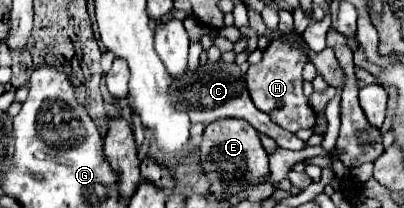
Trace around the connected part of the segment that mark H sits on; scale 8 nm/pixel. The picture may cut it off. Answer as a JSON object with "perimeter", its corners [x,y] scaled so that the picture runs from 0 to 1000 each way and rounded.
{"perimeter":[[[673,192],[668,221],[653,240],[649,298],[619,317],[604,356],[604,394],[629,510],[658,538],[678,596],[713,635],[738,635],[743,615],[777,615],[782,596],[782,538],[762,510],[762,481],[748,442],[748,317],[757,298],[762,269],[752,250],[738,250],[713,202]]]}

